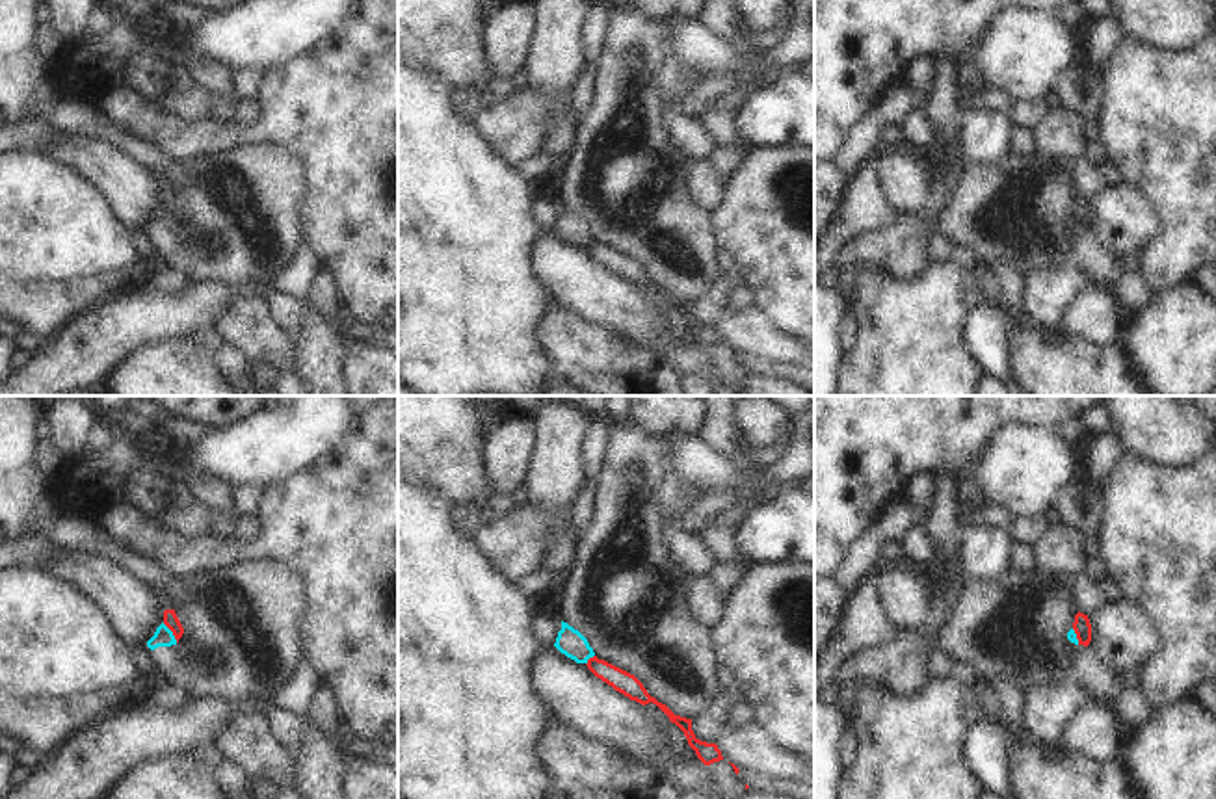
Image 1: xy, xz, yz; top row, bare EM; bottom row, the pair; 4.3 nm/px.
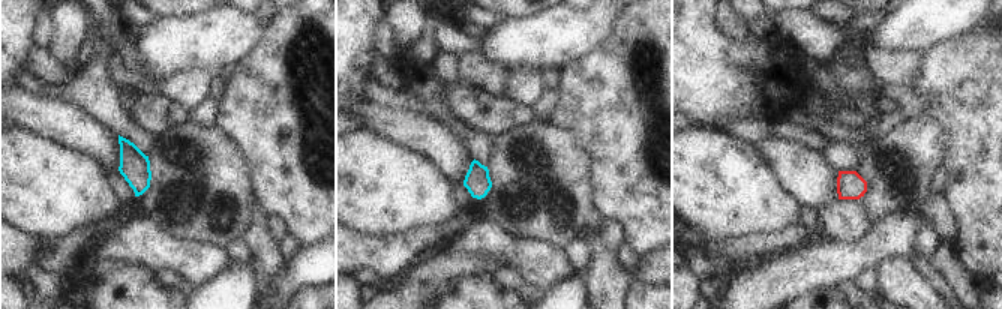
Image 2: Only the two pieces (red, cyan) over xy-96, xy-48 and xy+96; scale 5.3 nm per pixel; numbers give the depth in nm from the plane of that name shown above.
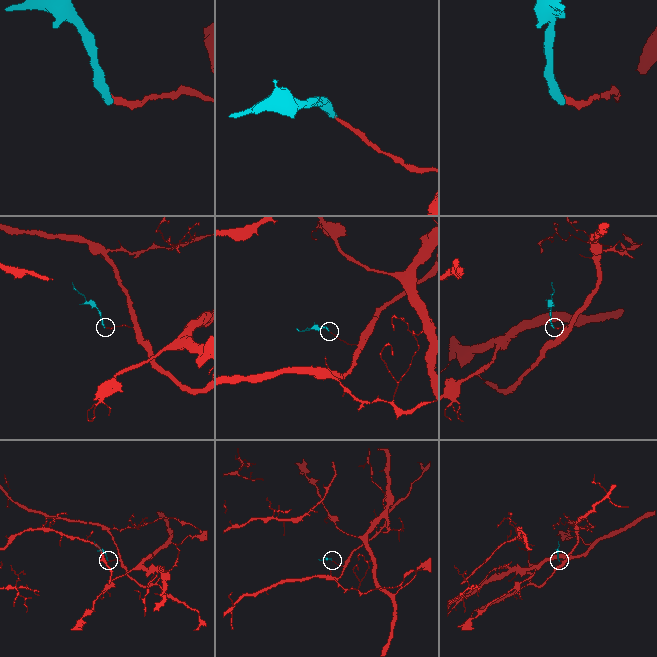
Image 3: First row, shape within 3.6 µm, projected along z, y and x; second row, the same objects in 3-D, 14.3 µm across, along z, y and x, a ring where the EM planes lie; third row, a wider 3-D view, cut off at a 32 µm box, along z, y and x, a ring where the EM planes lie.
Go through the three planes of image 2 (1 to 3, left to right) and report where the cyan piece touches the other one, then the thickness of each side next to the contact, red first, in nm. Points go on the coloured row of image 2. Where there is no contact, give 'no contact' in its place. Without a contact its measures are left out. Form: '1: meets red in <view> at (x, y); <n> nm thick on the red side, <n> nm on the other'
1: no contact
2: no contact
3: no contact

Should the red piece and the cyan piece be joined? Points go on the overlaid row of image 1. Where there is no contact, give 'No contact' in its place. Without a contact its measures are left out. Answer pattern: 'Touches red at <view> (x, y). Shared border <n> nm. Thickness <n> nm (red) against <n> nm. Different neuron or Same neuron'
Touches red at xy (171, 630). Shared border 110 nm. Thickness 70 nm (red) against 80 nm. Different neuron

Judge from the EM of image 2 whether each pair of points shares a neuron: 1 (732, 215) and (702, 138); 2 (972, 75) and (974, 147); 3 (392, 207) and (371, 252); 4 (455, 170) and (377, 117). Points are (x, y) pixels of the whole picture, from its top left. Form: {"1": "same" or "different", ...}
{"1": "same", "2": "same", "3": "different", "4": "same"}

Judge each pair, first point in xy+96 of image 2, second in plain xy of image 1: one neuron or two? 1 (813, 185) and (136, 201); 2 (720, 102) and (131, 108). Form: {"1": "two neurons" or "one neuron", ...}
{"1": "one neuron", "2": "two neurons"}

